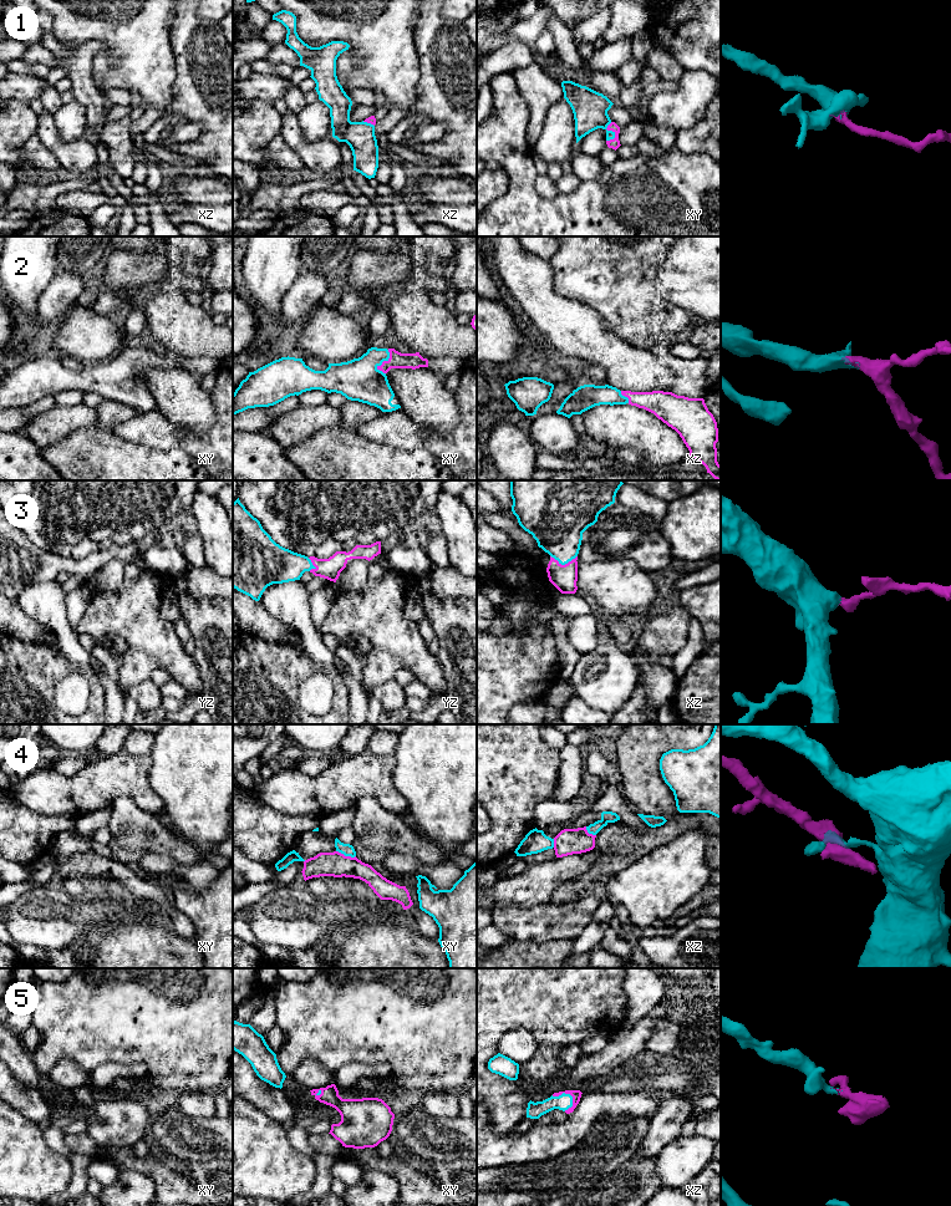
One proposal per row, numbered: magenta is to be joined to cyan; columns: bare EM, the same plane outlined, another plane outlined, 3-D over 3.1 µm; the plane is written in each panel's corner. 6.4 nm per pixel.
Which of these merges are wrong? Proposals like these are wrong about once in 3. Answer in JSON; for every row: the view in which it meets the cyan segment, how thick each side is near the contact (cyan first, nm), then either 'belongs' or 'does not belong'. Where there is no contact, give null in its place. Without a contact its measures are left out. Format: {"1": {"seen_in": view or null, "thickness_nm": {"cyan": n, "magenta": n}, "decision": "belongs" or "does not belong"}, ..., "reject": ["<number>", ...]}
{"1": {"seen_in": "xy", "thickness_nm": {"cyan": 220, "magenta": 70}, "decision": "belongs"}, "2": {"seen_in": "xy", "thickness_nm": {"cyan": 280, "magenta": 110}, "decision": "belongs"}, "3": {"seen_in": "xz", "thickness_nm": {"cyan": 320, "magenta": 170}, "decision": "belongs"}, "4": {"seen_in": "xy", "thickness_nm": {"cyan": 80, "magenta": 160}, "decision": "does not belong"}, "5": {"seen_in": "xz", "thickness_nm": {"cyan": 110, "magenta": 60}, "decision": "belongs"}, "reject": ["4"]}

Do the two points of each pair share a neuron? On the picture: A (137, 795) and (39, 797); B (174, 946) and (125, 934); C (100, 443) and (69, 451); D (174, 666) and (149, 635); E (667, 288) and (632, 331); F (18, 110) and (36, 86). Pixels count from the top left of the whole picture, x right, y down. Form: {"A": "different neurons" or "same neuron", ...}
{"A": "same neuron", "B": "same neuron", "C": "same neuron", "D": "same neuron", "E": "different neurons", "F": "different neurons"}

